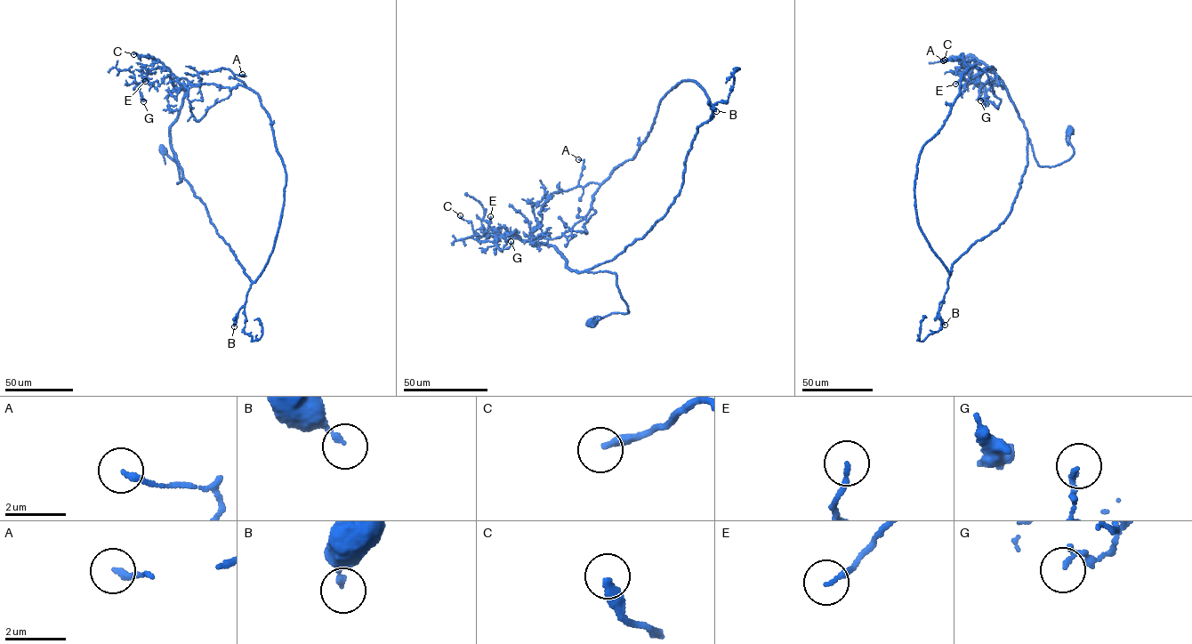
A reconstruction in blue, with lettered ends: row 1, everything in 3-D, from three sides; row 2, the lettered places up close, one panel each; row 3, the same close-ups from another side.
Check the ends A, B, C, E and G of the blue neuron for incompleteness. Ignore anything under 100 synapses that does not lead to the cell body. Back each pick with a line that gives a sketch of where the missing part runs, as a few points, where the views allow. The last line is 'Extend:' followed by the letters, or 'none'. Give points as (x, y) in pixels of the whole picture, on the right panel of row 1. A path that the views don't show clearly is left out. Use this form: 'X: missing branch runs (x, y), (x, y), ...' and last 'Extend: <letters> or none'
Extend: none

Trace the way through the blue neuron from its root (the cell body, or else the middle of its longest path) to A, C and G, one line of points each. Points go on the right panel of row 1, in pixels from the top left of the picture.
A: (1070, 131), (1072, 156), (1039, 165), (1002, 80), (976, 82), (988, 68), (995, 68), (943, 60)
C: (1070, 131), (1072, 156), (1054, 166), (1039, 165), (1023, 121), (1005, 85), (995, 73), (972, 56), (945, 60)
G: (1070, 131), (1072, 156), (1054, 166), (1041, 166), (1005, 85), (978, 60), (971, 69), (985, 88), (980, 100)

